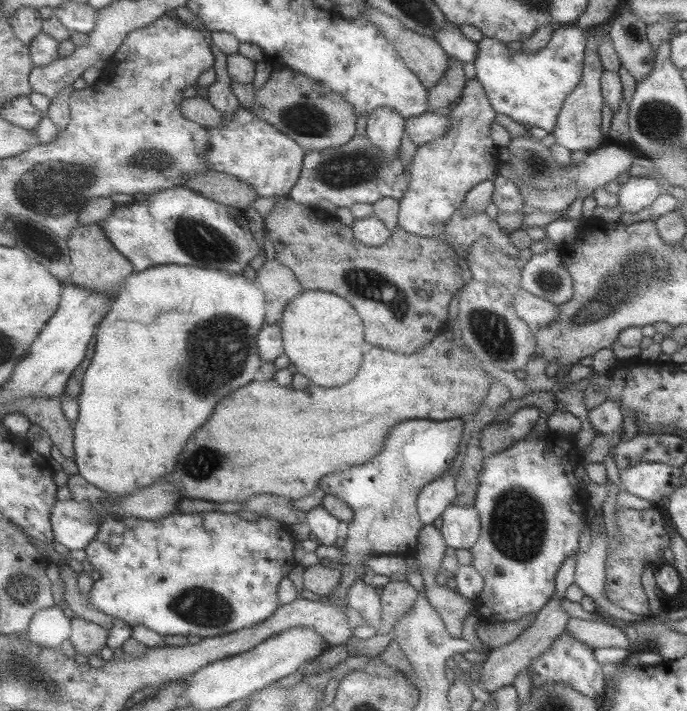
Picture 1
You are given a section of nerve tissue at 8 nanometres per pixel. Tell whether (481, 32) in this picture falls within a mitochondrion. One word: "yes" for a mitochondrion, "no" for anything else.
no

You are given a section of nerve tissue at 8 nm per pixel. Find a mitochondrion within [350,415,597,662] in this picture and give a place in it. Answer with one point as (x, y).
(517, 529)

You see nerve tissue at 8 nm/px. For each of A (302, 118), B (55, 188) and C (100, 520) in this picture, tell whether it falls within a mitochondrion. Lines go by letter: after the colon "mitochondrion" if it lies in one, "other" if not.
A: mitochondrion
B: mitochondrion
C: other

